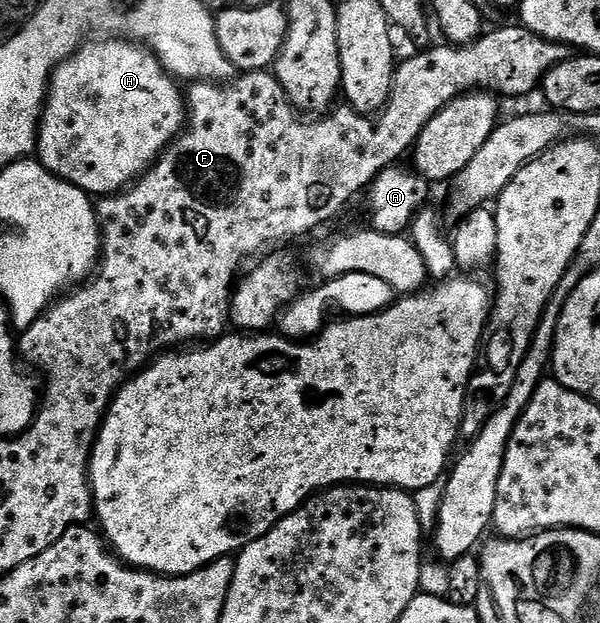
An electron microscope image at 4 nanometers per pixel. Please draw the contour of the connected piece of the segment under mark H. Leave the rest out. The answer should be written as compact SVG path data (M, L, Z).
M98 39L93 43L87 43L78 50L64 64L58 66L50 78L50 91L46 95L46 107L42 115L42 123L38 131L38 147L36 150L37 160L41 161L45 169L49 169L65 181L70 181L76 187L80 187L85 193L91 195L113 195L121 193L123 189L134 184L159 157L165 152L176 137L183 132L188 121L188 101L180 90L179 82L171 77L157 57L149 49L133 42L119 41L117 39Z

